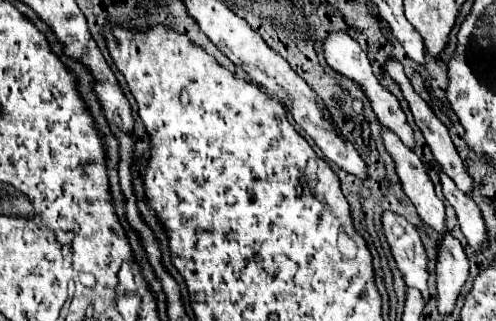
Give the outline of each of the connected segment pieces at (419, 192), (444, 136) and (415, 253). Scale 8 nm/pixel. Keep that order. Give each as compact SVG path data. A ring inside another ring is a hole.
M382 127L382 139L386 145L386 151L392 155L396 163L396 173L400 177L404 193L414 203L420 219L430 225L436 233L448 233L446 229L446 209L444 203L436 197L434 185L426 173L424 163L416 157L414 151L406 149L402 141Z
M388 61L388 73L390 73L390 75L394 77L394 81L400 85L400 89L402 89L402 93L404 93L404 99L408 101L410 111L412 111L412 115L414 115L414 121L416 121L416 125L420 127L420 131L424 133L424 139L426 139L426 143L430 145L430 149L432 149L432 153L434 153L434 159L440 163L442 171L444 171L450 179L454 179L454 183L458 185L458 189L460 189L464 195L472 195L472 191L474 191L474 181L472 181L472 177L468 175L466 165L462 163L462 159L460 159L460 155L458 155L458 151L456 151L456 147L454 147L454 143L452 143L452 139L450 139L448 127L434 115L434 111L430 109L430 105L428 105L420 95L414 93L412 85L410 85L408 77L404 75L402 65L400 65L398 61Z
M386 211L382 215L386 241L390 243L390 251L396 259L398 269L402 271L408 287L414 287L422 293L424 301L430 299L428 293L428 255L424 251L422 239L412 223L404 217Z

